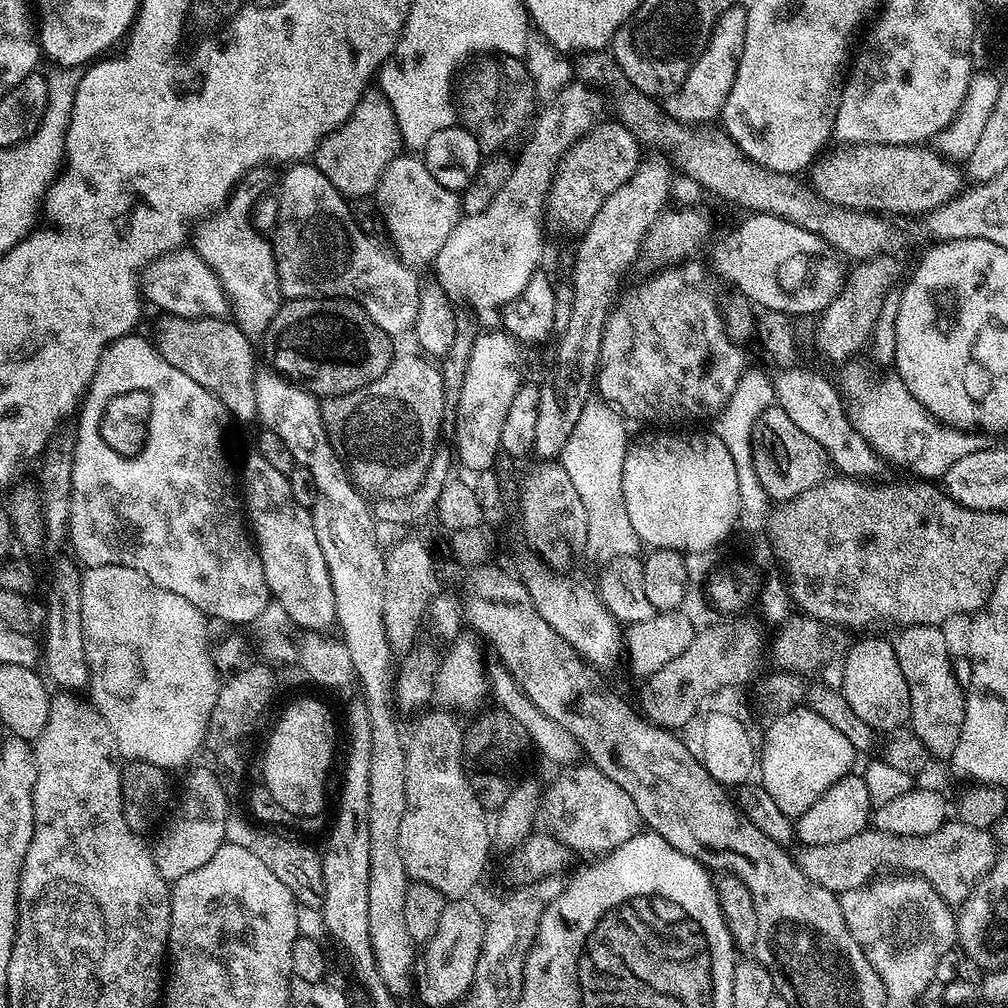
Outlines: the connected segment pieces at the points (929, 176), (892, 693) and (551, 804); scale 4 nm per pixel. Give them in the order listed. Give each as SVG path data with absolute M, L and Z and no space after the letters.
M849 144L840 147L830 158L811 167L811 187L827 204L855 208L858 212L874 212L889 216L918 217L934 210L962 191L960 172L944 156L939 156L932 146L920 144Z
M876 634L865 635L868 636L865 640L858 641L845 654L844 677L838 683L838 688L862 722L888 734L893 728L902 728L909 723L910 686L906 686L906 678L902 678L895 643L891 639L883 640L880 636L872 635Z
M580 762L557 772L560 773L543 789L542 816L548 819L551 835L573 853L607 854L641 831L642 821L634 798L618 782L610 782L602 770L590 762Z

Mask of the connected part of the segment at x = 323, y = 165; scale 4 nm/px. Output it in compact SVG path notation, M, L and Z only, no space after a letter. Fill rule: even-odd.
M376 90L366 92L358 102L358 106L351 112L350 118L340 128L332 132L327 140L320 143L314 154L314 162L320 172L326 174L327 180L335 186L340 194L346 198L369 197L377 186L386 166L392 159L395 159L399 145L399 132L396 126L396 119L393 116L392 107L386 102L383 95ZM330 145L340 156L331 156Z

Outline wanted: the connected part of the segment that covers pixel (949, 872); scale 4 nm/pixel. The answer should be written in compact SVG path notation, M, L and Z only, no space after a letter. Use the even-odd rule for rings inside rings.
M958 818L937 824L934 831L925 836L895 836L865 830L843 842L830 842L830 846L801 847L798 863L818 886L837 894L868 886L885 874L907 874L930 882L948 904L963 906L976 885L996 865L998 847L992 835L989 829L966 826Z

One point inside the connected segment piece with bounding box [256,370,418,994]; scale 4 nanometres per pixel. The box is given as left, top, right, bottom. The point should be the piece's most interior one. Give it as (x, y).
(346, 531)

